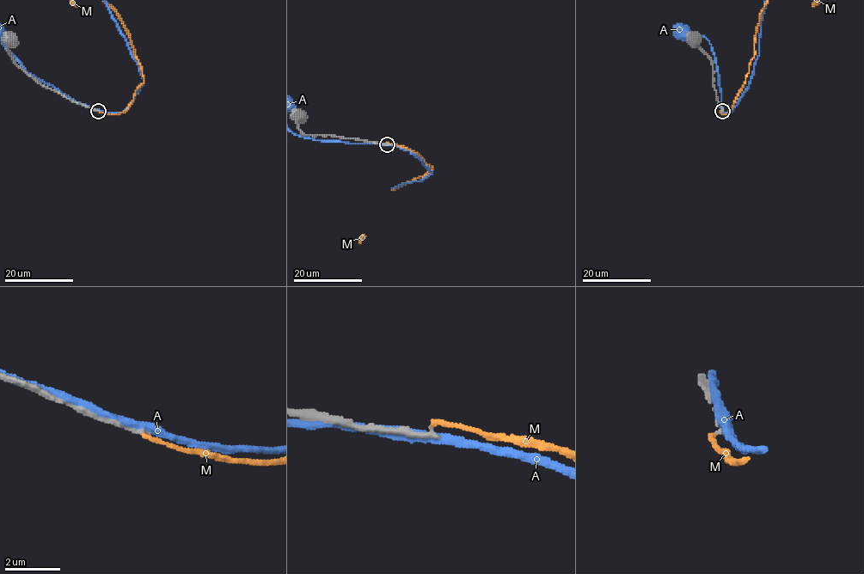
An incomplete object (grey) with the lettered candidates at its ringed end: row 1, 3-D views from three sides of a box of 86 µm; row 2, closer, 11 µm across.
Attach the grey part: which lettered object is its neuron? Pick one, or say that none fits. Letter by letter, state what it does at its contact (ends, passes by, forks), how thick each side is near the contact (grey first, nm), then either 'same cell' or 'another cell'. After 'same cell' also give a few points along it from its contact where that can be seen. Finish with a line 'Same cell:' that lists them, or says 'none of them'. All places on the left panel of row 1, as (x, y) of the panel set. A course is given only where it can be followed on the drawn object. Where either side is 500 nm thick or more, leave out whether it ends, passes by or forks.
A: it passes by; 200 nm thick on the grey side, 280 nm on the other; another cell
M: it ends there; 160 nm thick on the grey side, 150 nm on the other; another cell
Same cell: none of them

